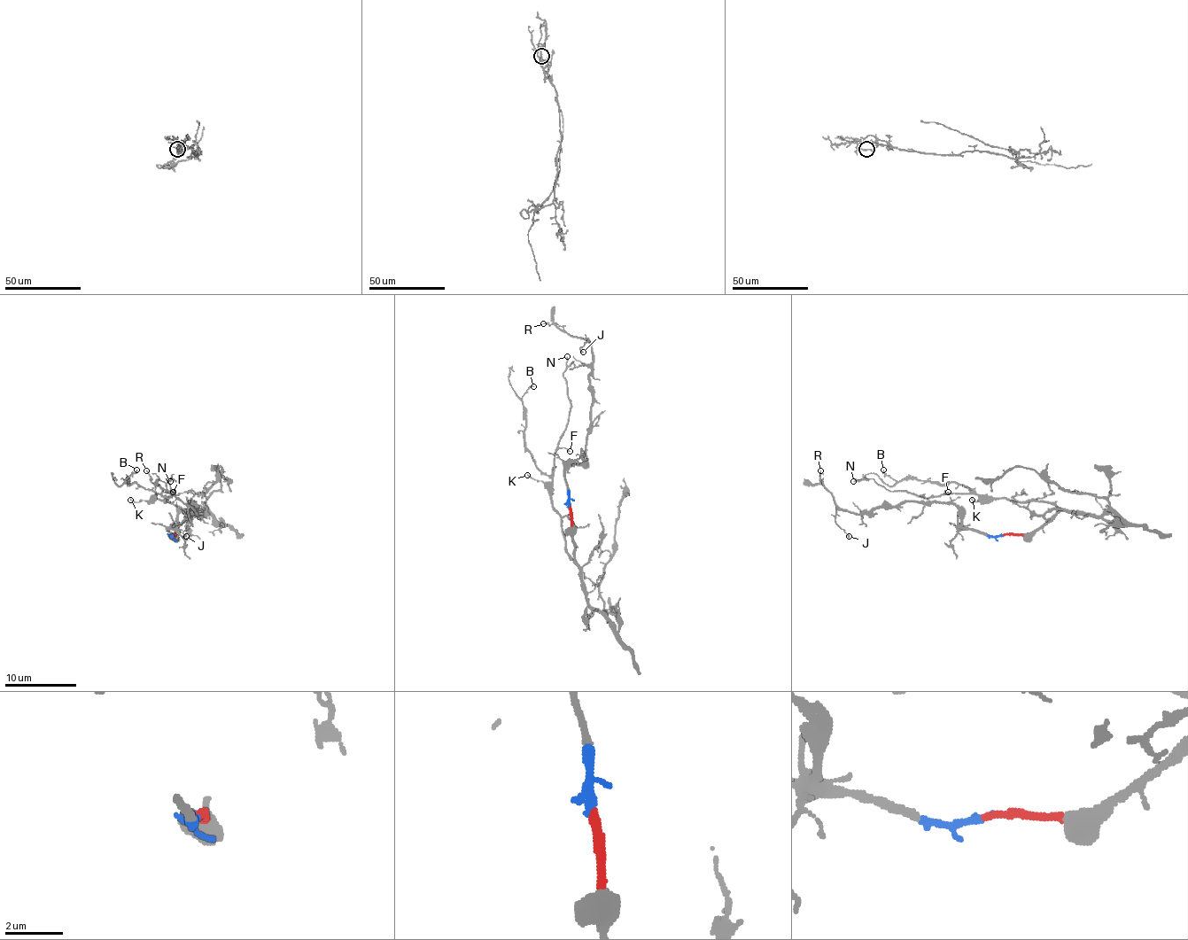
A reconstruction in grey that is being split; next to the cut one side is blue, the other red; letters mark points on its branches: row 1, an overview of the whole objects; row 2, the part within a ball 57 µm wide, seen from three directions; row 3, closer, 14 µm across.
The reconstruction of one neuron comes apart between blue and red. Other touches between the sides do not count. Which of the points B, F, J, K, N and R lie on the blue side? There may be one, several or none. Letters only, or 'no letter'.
J, R

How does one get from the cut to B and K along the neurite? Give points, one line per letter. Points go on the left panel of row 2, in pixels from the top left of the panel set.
B: (173, 535), (176, 508), (135, 483), (128, 485), (128, 479), (125, 481), (137, 470)
K: (173, 535), (176, 508), (169, 501), (153, 499), (137, 502), (130, 499)

